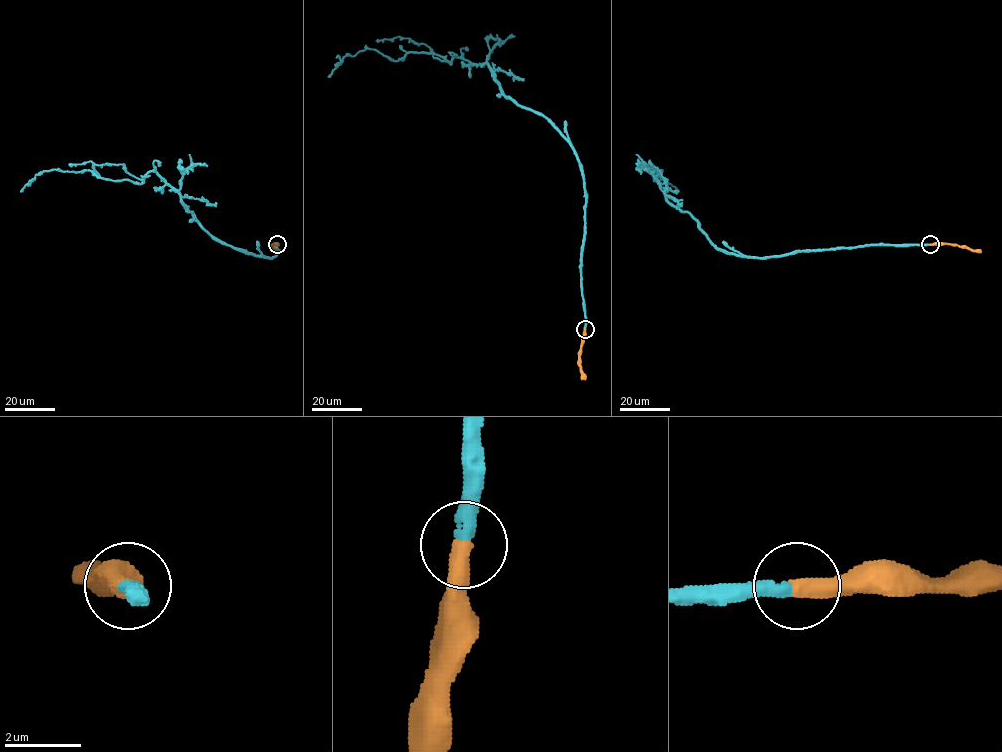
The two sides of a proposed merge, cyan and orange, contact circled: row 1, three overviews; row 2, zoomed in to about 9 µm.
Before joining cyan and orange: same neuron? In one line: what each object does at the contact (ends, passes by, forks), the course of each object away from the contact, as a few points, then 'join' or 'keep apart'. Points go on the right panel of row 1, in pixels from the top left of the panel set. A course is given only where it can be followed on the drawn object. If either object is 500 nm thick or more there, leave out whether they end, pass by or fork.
cyan ends | orange ends | cyan via (930, 244), (729, 254), (667, 200), (659, 171), (663, 183), (653, 178), (662, 170), (650, 170), (678, 191) | orange via (930, 244), (955, 244), (981, 252) | join

